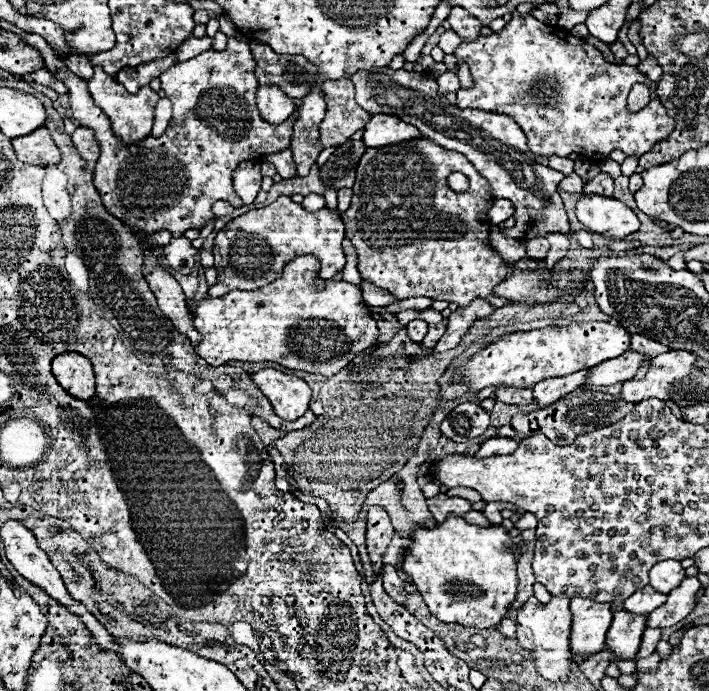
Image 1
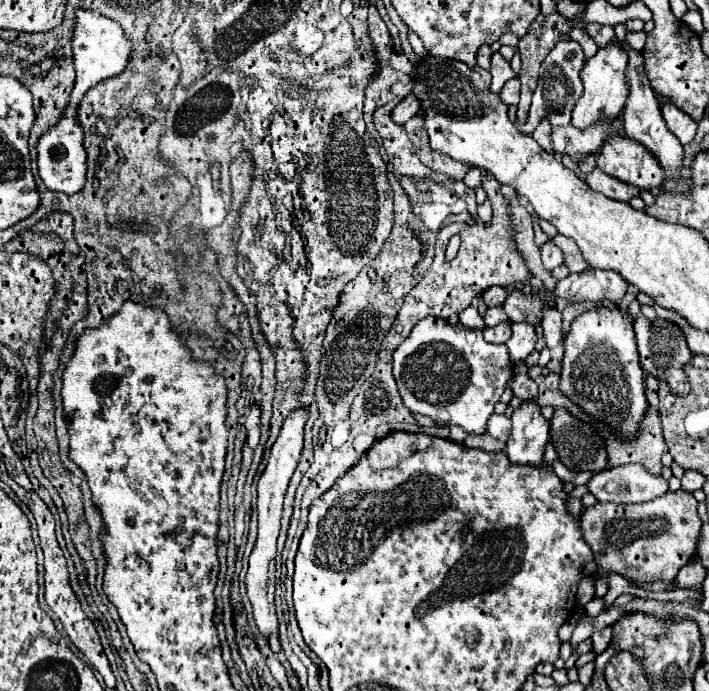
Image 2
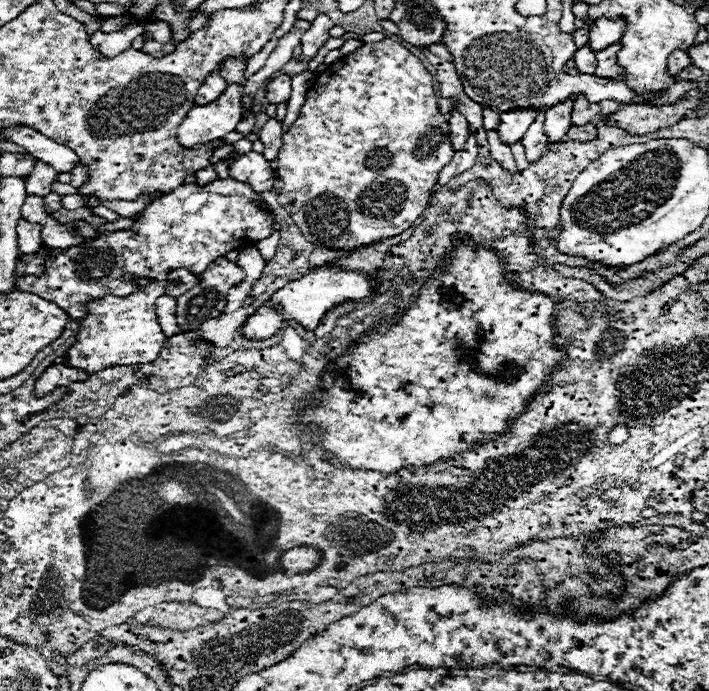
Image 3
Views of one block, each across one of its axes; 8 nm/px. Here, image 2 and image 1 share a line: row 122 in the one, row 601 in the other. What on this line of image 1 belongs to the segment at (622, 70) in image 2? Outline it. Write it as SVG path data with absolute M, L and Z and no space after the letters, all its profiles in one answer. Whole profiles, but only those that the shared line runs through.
M572 598L570 646L574 658L588 658L606 648L606 630L612 622L612 604L588 598Z

